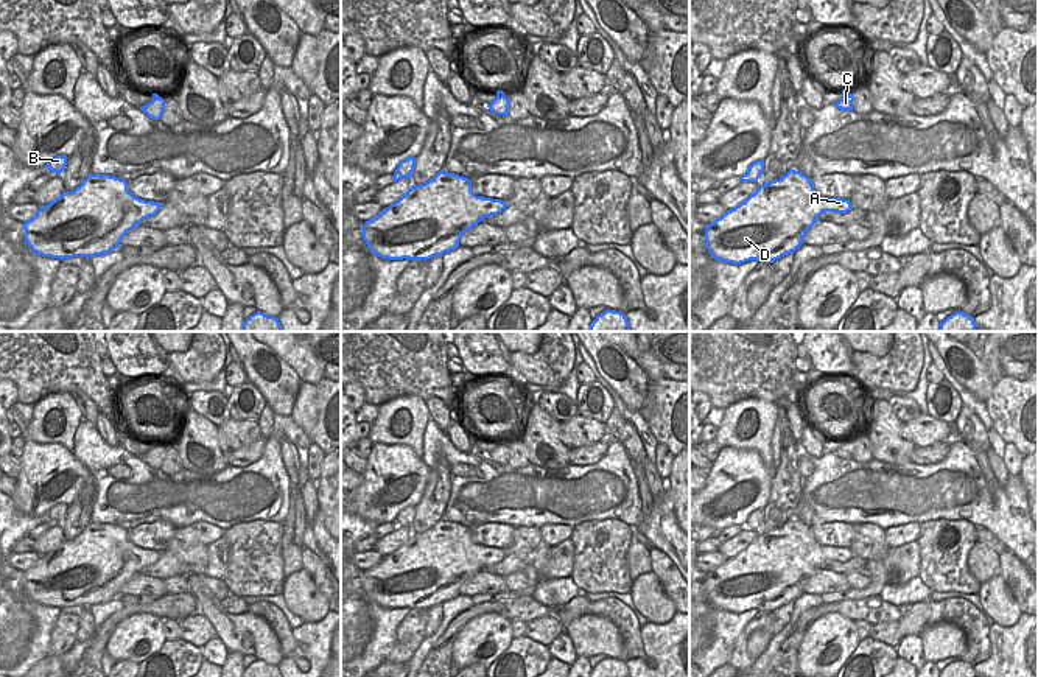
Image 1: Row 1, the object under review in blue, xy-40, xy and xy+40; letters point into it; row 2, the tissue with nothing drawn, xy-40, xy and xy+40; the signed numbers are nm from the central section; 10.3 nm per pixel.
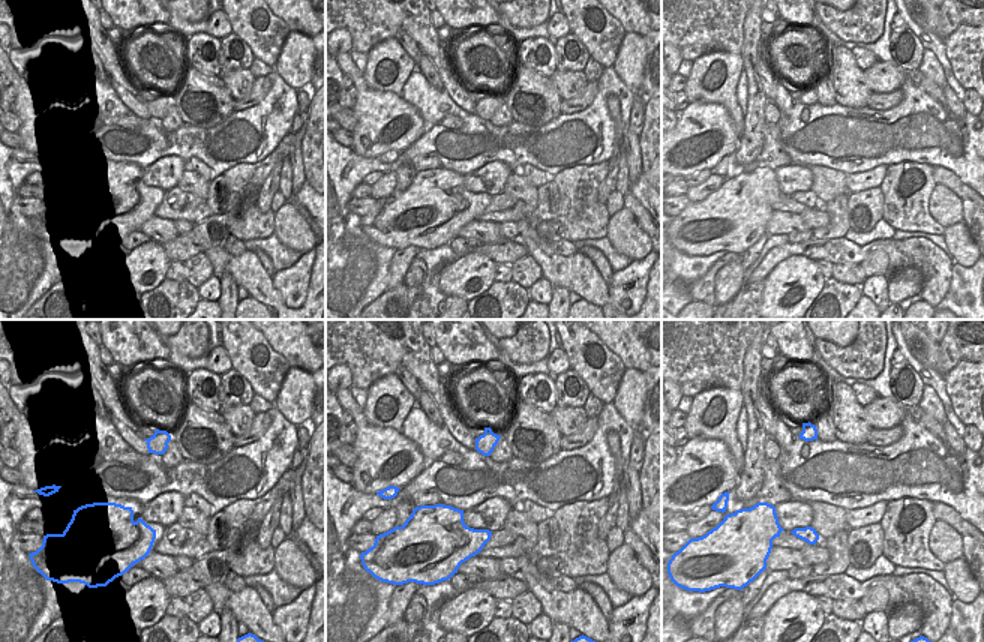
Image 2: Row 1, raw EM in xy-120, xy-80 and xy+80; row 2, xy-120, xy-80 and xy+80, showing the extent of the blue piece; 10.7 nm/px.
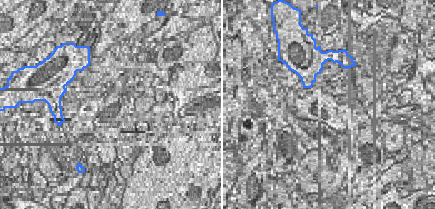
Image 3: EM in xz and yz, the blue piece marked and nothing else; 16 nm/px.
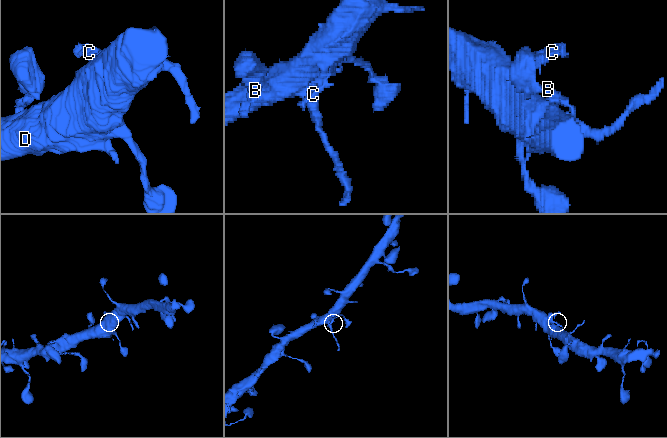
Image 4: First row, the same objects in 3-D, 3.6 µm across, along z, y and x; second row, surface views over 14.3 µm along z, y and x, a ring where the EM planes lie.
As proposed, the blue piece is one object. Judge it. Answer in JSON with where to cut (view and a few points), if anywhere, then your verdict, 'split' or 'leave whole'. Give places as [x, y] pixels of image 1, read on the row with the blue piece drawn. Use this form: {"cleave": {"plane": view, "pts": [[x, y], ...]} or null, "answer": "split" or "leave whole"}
{"cleave": {"plane": "xy", "pts": [[504, 206], [489, 206], [484, 210], [466, 213]]}, "answer": "split"}

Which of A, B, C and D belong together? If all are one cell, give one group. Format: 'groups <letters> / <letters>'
groups A / B C D

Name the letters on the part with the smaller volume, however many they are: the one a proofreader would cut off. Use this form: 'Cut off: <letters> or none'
Cut off: A.

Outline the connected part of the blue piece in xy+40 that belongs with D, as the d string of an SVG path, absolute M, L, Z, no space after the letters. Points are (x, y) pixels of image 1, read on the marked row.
M789 170L780 179L759 185L744 202L727 210L714 223L707 224L705 241L708 254L721 261L741 265L750 260L770 261L795 252L808 230L817 223L817 209L831 198L817 195L811 177Z

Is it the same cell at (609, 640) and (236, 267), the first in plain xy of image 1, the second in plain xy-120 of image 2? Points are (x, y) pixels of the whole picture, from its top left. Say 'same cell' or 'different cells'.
same cell

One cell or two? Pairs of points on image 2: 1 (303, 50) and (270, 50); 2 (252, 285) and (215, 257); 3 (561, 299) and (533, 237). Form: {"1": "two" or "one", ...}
{"1": "two", "2": "one", "3": "two"}

